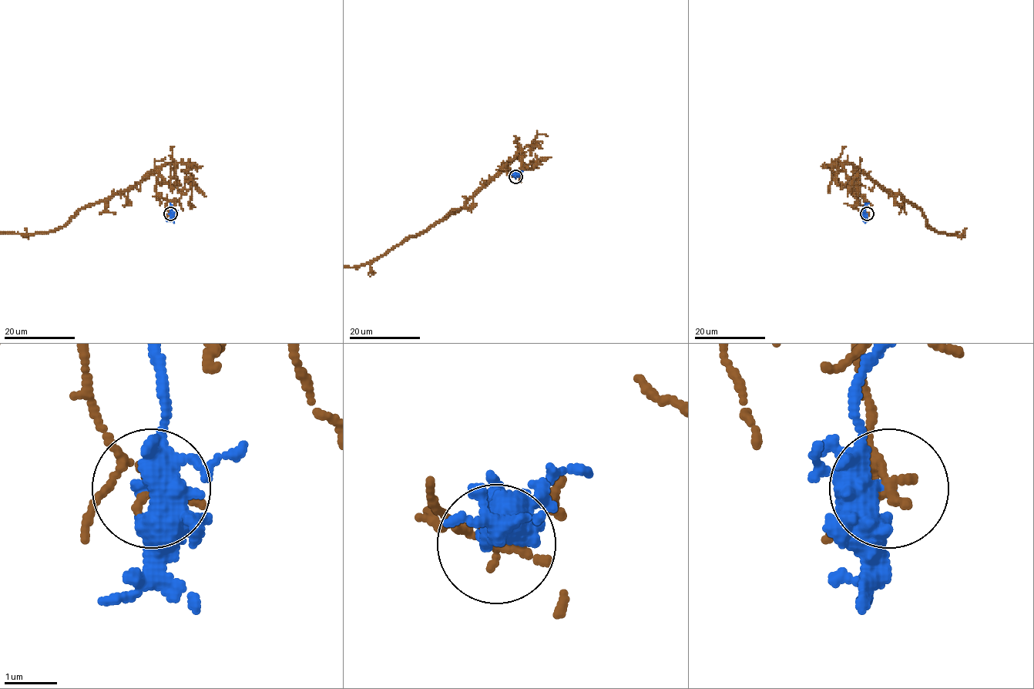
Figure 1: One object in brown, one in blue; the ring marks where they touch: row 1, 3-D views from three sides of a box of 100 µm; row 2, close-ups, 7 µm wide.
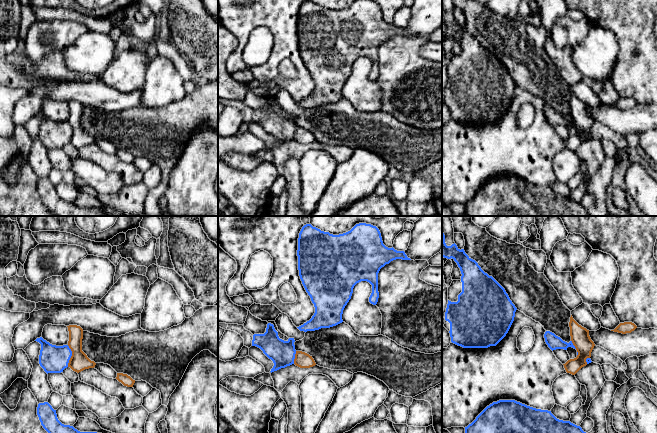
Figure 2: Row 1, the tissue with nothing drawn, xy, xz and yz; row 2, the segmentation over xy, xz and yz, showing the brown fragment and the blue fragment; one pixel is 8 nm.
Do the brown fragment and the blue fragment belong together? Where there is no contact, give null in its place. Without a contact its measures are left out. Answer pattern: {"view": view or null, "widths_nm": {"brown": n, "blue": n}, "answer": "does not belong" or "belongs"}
{"view": "xy", "widths_nm": {"brown": 150, "blue": 220}, "answer": "does not belong"}

